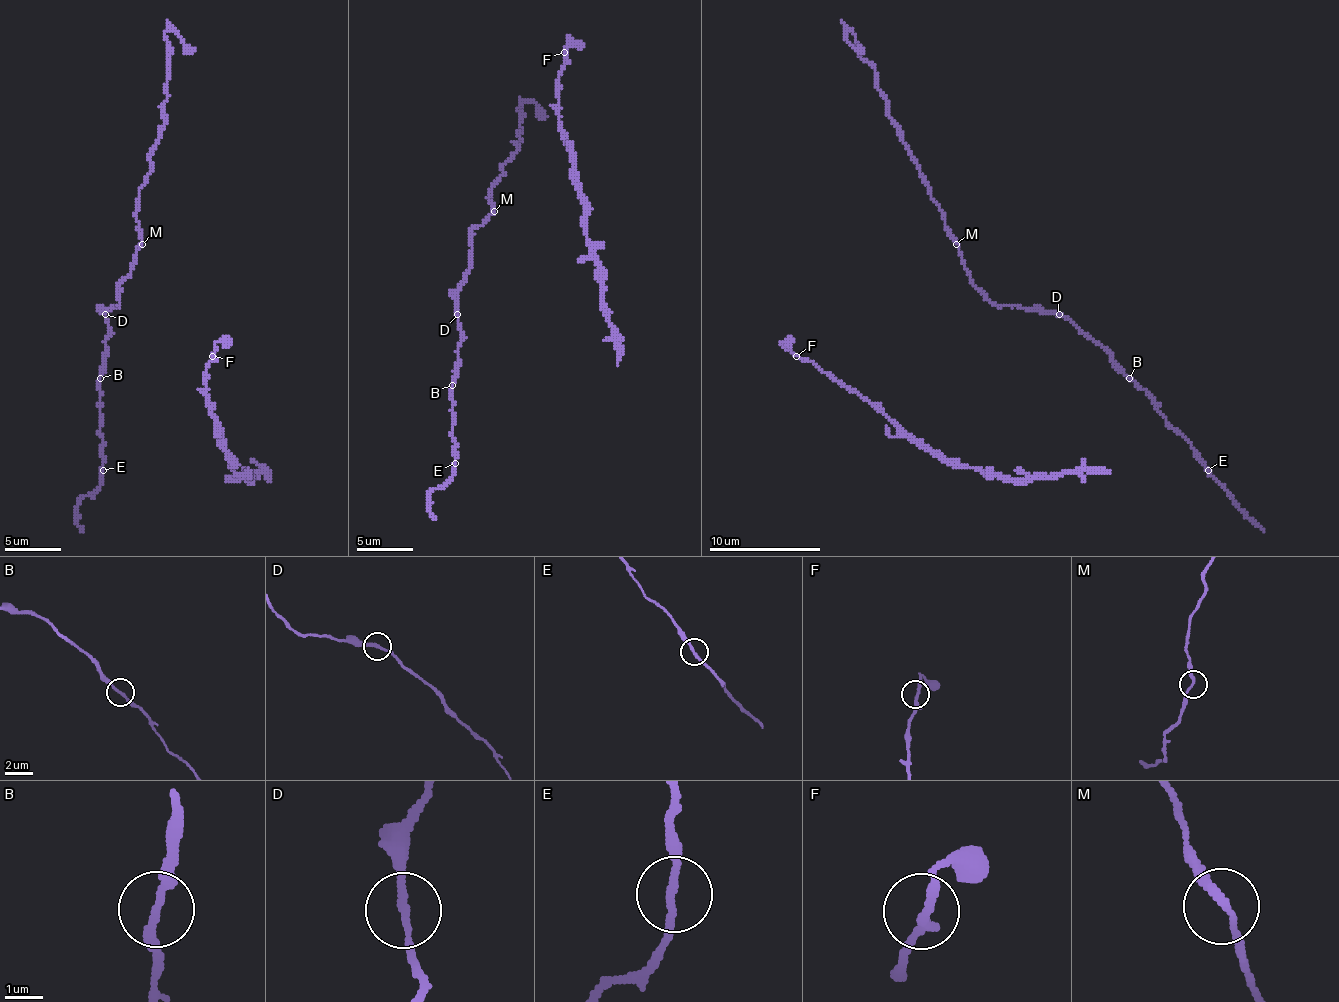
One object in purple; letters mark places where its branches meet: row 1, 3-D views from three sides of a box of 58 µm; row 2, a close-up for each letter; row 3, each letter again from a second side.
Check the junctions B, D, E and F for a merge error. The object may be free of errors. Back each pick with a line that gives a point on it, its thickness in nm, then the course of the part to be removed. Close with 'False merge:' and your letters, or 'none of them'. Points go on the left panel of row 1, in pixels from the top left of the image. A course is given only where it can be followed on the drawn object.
False merge: none of them

